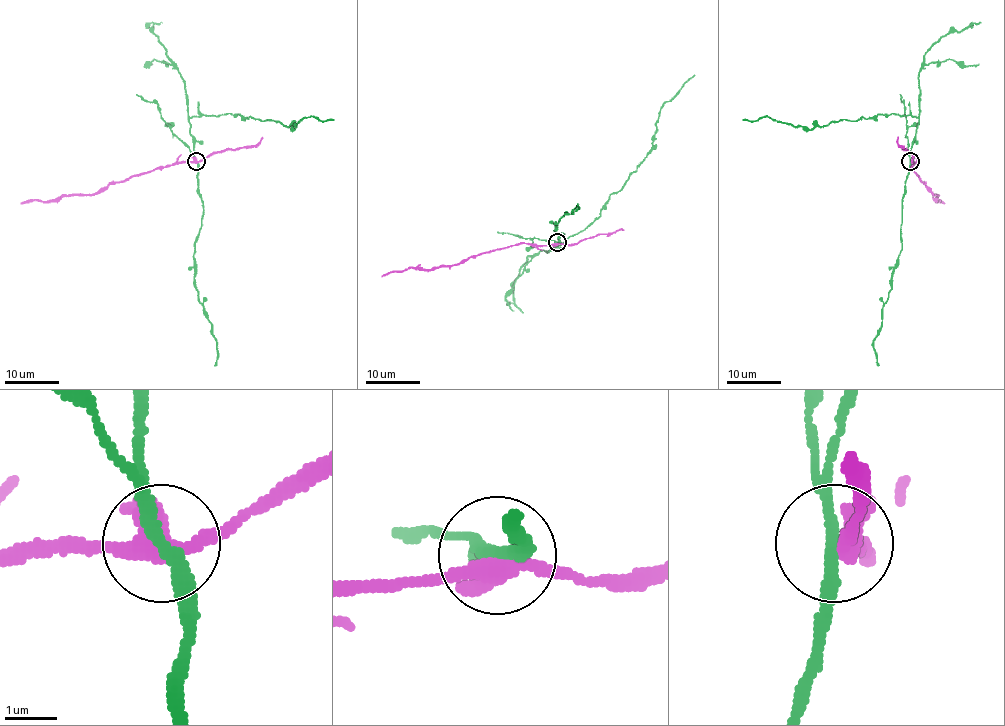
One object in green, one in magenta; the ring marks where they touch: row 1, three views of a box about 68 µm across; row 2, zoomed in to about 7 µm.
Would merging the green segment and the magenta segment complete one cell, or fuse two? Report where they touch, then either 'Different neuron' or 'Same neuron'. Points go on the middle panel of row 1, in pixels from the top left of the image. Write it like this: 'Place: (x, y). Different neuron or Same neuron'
Place: (557, 242). Different neuron

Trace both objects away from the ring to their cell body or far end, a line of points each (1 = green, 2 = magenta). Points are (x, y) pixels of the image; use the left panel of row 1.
1: (196, 161), (192, 117), (230, 113), (278, 121), (292, 129), (310, 117), (334, 119)
2: (196, 161), (177, 161), (158, 167), (112, 182), (92, 194), (20, 203)

